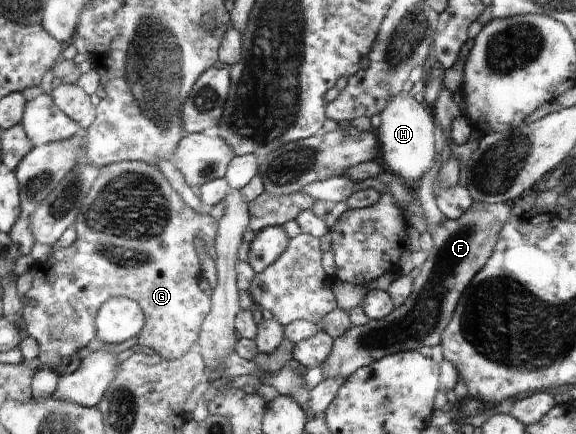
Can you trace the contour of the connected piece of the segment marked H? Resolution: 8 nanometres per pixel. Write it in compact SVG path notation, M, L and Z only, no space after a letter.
M409 94L394 95L386 109L380 114L380 127L375 130L379 136L381 158L404 184L418 181L434 165L434 121L430 113Z

